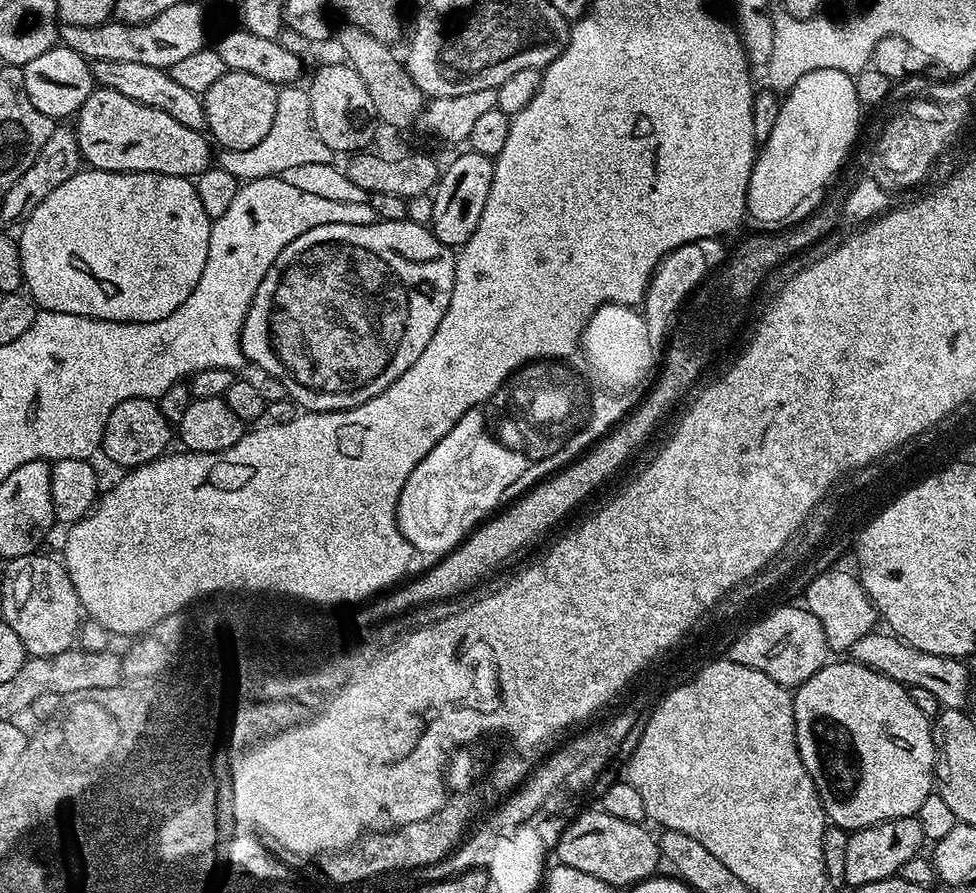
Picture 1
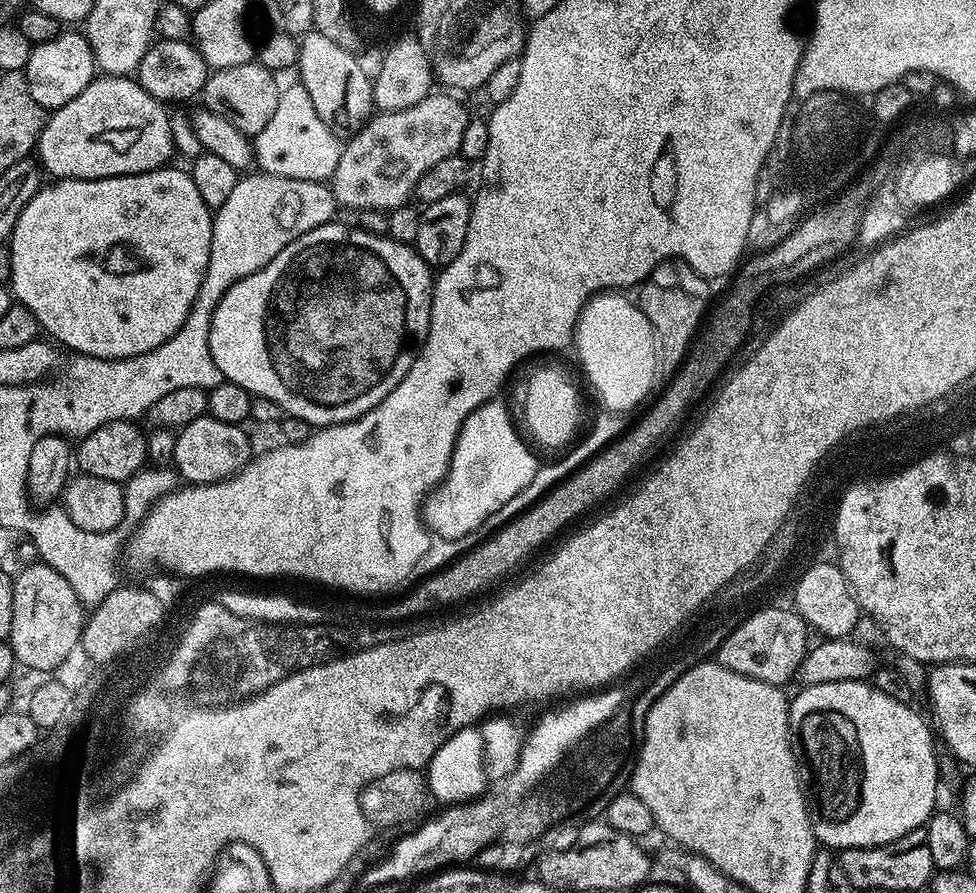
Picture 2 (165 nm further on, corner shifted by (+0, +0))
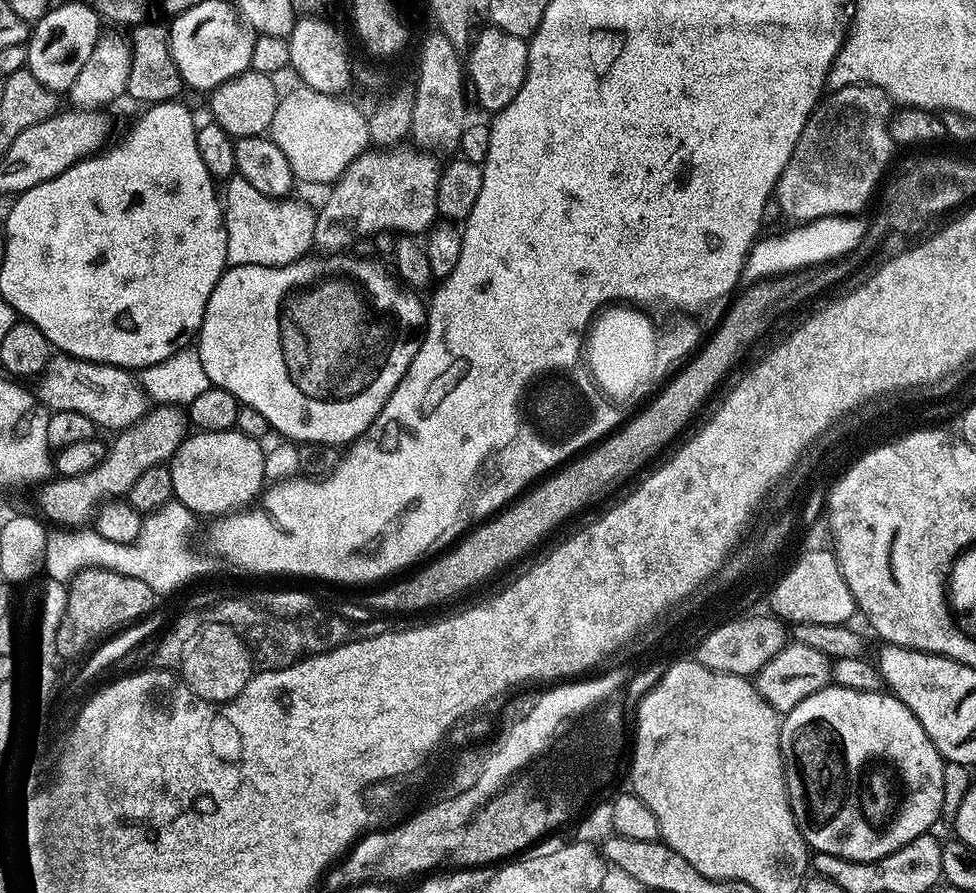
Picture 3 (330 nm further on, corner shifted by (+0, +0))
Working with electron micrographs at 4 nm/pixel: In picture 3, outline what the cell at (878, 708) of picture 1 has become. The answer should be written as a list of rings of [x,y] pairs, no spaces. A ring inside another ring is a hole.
[[[829,686],[810,694],[810,698],[802,698],[794,710],[790,710],[780,721],[780,753],[784,759],[784,777],[788,783],[788,801],[796,819],[798,830],[812,852],[834,854],[838,858],[870,862],[881,860],[886,854],[894,854],[902,846],[906,846],[914,838],[925,835],[932,823],[941,819],[943,810],[943,768],[945,759],[934,746],[934,742],[922,730],[918,718],[908,709],[897,696],[887,691],[859,692]]]

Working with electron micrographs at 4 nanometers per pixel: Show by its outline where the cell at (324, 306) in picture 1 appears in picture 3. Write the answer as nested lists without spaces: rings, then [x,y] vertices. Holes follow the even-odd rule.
[[[332,254],[327,258],[320,258],[324,260],[312,260],[308,258],[301,258],[296,260],[292,264],[284,264],[280,268],[271,268],[270,266],[242,266],[241,264],[229,267],[225,271],[224,275],[221,276],[218,286],[214,286],[214,294],[210,294],[210,302],[206,306],[206,314],[204,315],[204,321],[200,327],[198,333],[198,351],[202,358],[202,366],[206,369],[206,378],[208,379],[209,385],[221,388],[222,390],[232,392],[234,398],[239,400],[241,405],[246,407],[253,407],[254,410],[258,410],[262,417],[266,418],[269,429],[273,433],[281,432],[280,436],[285,441],[299,442],[303,444],[318,444],[318,445],[335,445],[335,446],[348,446],[351,445],[353,440],[356,440],[371,426],[374,422],[374,418],[378,418],[378,414],[382,410],[382,406],[386,406],[386,402],[390,398],[390,394],[394,394],[394,386],[398,386],[398,382],[402,382],[402,378],[406,374],[406,370],[410,366],[410,362],[414,362],[414,354],[418,354],[420,349],[421,337],[419,335],[412,336],[412,332],[419,333],[426,324],[426,304],[422,299],[419,300],[415,291],[409,290],[405,285],[401,284],[399,279],[391,271],[388,272],[383,268],[380,263],[375,259],[372,260],[355,260],[354,257],[348,256],[352,254]]]

